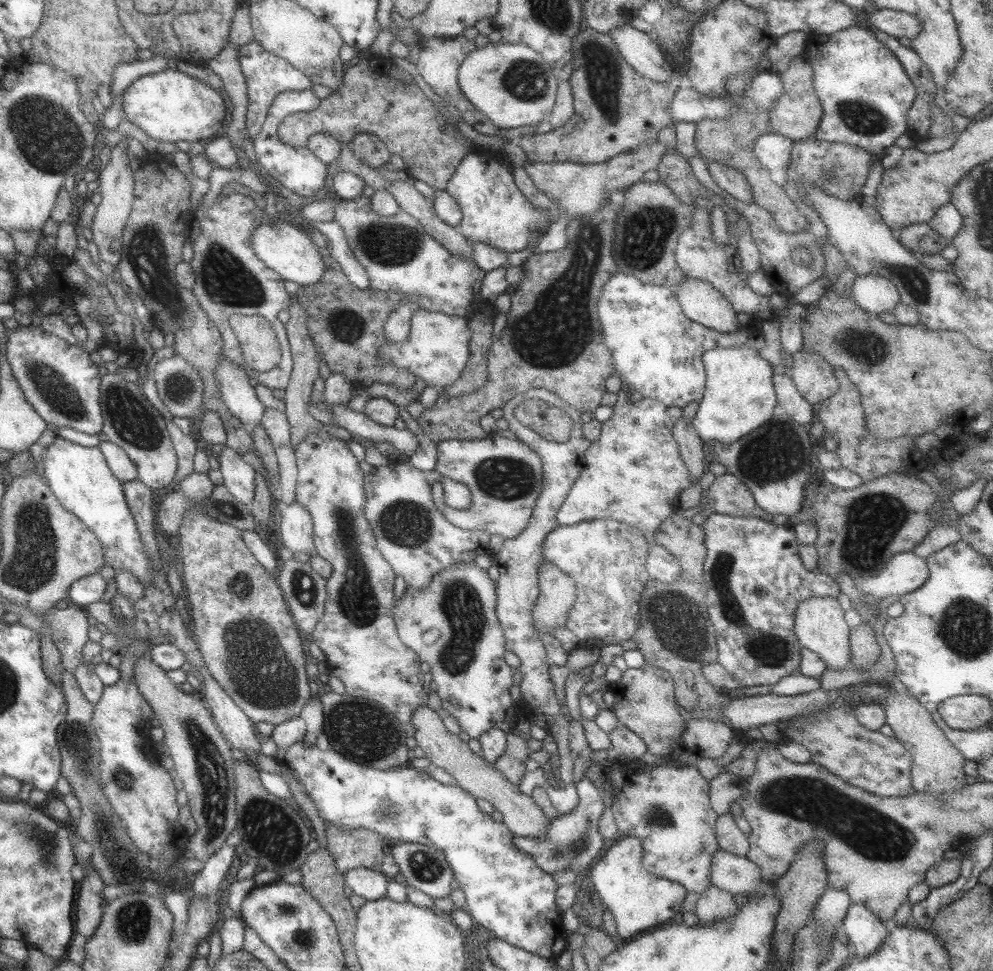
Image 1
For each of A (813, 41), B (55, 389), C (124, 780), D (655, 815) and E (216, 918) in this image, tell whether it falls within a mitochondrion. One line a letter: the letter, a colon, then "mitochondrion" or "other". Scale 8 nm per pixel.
A: other
B: mitochondrion
C: mitochondrion
D: mitochondrion
E: other

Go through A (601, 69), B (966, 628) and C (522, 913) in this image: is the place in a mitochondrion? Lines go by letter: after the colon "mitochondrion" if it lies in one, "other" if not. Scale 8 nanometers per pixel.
A: mitochondrion
B: mitochondrion
C: other

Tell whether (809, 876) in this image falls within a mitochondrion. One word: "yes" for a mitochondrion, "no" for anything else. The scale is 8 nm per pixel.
no

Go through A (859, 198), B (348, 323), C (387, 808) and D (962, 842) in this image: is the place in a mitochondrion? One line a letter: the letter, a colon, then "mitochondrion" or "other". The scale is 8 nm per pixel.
A: other
B: mitochondrion
C: mitochondrion
D: other

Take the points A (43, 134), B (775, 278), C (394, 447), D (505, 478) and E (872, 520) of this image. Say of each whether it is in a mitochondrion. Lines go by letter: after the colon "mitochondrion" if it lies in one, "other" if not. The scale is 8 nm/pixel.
A: mitochondrion
B: other
C: other
D: mitochondrion
E: mitochondrion

